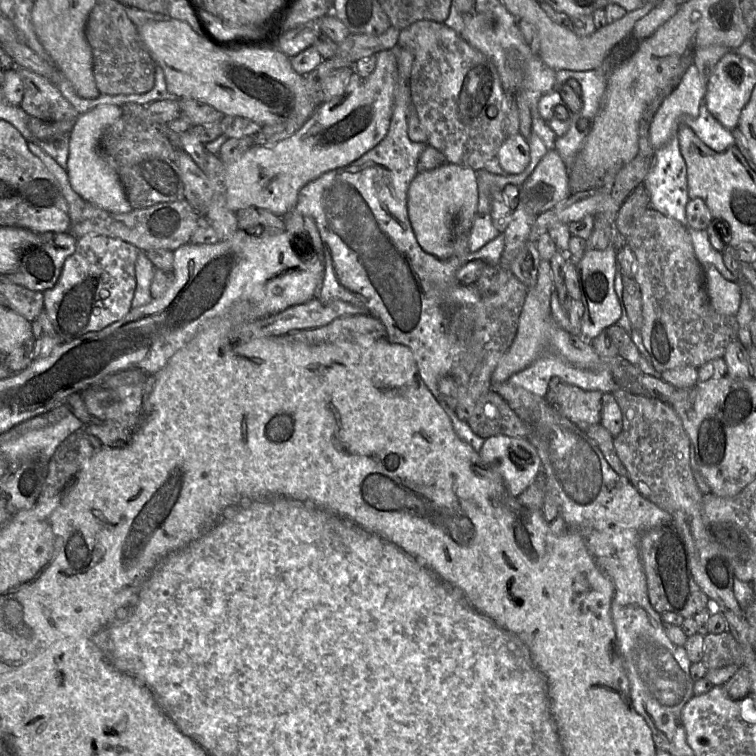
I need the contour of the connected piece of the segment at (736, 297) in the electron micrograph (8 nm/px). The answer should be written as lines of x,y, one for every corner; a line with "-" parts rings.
702,265
705,288
711,306
722,315
736,316
741,304
741,288
738,283
726,280
712,265

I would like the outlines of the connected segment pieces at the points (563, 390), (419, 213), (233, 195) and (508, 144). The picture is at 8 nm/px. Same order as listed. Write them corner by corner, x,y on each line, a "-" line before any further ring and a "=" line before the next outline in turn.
559,382
548,390
545,398
561,415
581,428
600,424
602,396
603,393
600,391
587,391
568,383
=
446,163
437,169
418,173
408,188
407,207
413,232
422,249
440,260
453,257
454,226
461,225
467,231
472,228
477,213
478,199
476,171
469,167
=
384,50
377,53
375,55
375,59
376,59
376,63
375,63
374,71
368,77
363,78
359,76
356,73
356,71
353,71
349,78
348,84
344,89
343,94
333,98
328,102
321,104
312,114
312,116
306,121
306,123
294,134
276,143
265,144
261,146
252,146
248,150
246,150
238,159
224,165
226,206
229,210
236,213
239,209
255,207
255,208
262,208
265,210
269,210
272,213
283,217
286,214
288,214
291,210
293,210
294,206
297,203
299,192
306,184
317,179
322,174
328,171
335,170
337,168
341,168
351,164
352,162
362,157
369,150
374,148
376,145
378,145
384,139
390,124
390,119
391,119
393,104
394,104
394,90
399,78
398,68
397,68
397,57
393,50
=
519,132
508,137
501,145
497,158
502,169
509,175
522,173
530,162
530,147

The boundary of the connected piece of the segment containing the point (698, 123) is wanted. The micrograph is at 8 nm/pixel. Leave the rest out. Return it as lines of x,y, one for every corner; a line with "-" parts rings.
704,102
700,105
699,115
696,118
684,117
682,124
688,125
704,144
716,152
735,145
731,131
709,112

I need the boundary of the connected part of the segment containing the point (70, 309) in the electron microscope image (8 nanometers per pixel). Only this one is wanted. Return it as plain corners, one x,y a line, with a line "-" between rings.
85,235
77,240
76,249
64,262
57,282
43,293
43,309
62,342
99,331
120,320
129,312
136,288
135,264
139,252
136,246
128,242
104,235

